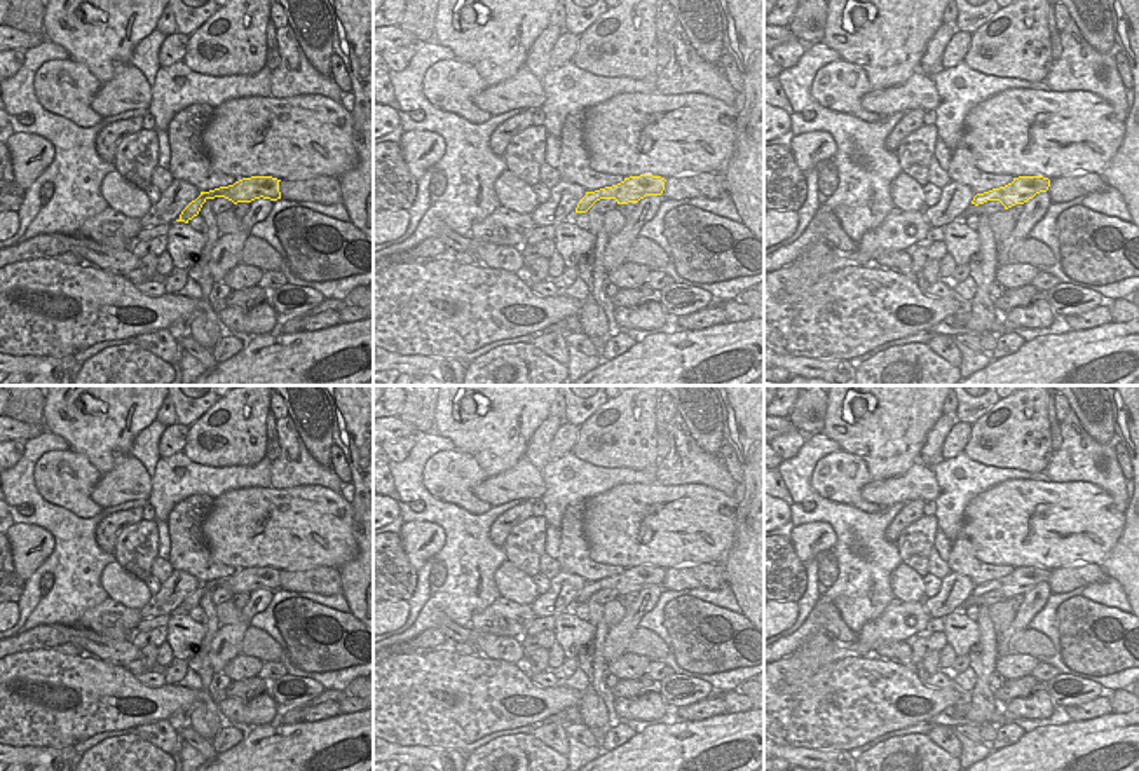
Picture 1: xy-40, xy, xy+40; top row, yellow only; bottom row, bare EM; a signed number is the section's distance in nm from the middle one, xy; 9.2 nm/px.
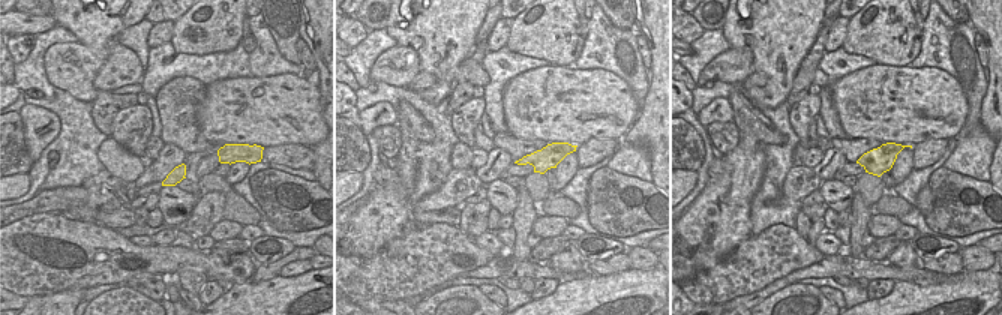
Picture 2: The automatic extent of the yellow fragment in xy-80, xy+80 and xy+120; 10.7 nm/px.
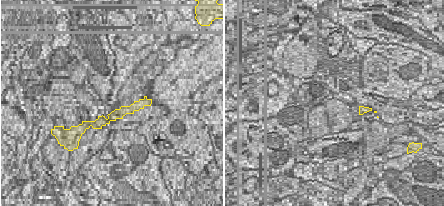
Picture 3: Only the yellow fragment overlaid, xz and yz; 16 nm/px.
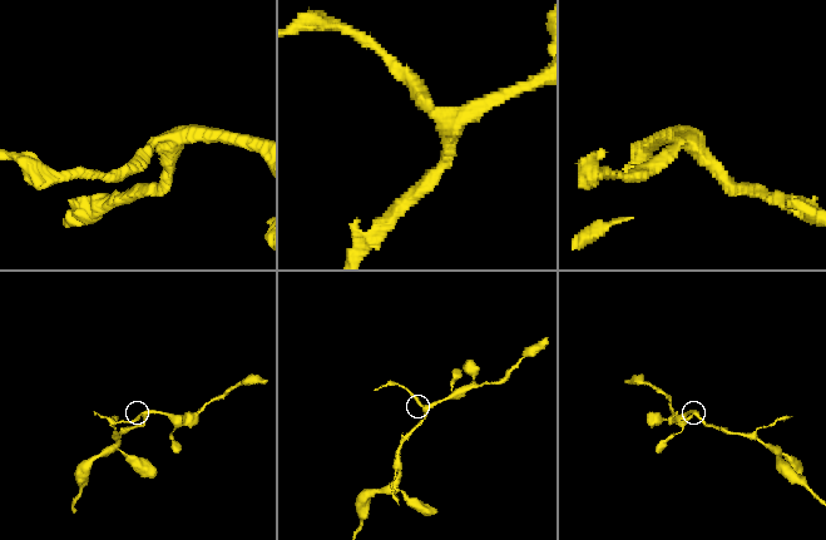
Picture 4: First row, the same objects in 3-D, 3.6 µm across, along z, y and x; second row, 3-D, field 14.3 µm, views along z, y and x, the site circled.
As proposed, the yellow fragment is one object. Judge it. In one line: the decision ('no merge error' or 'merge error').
no merge error

